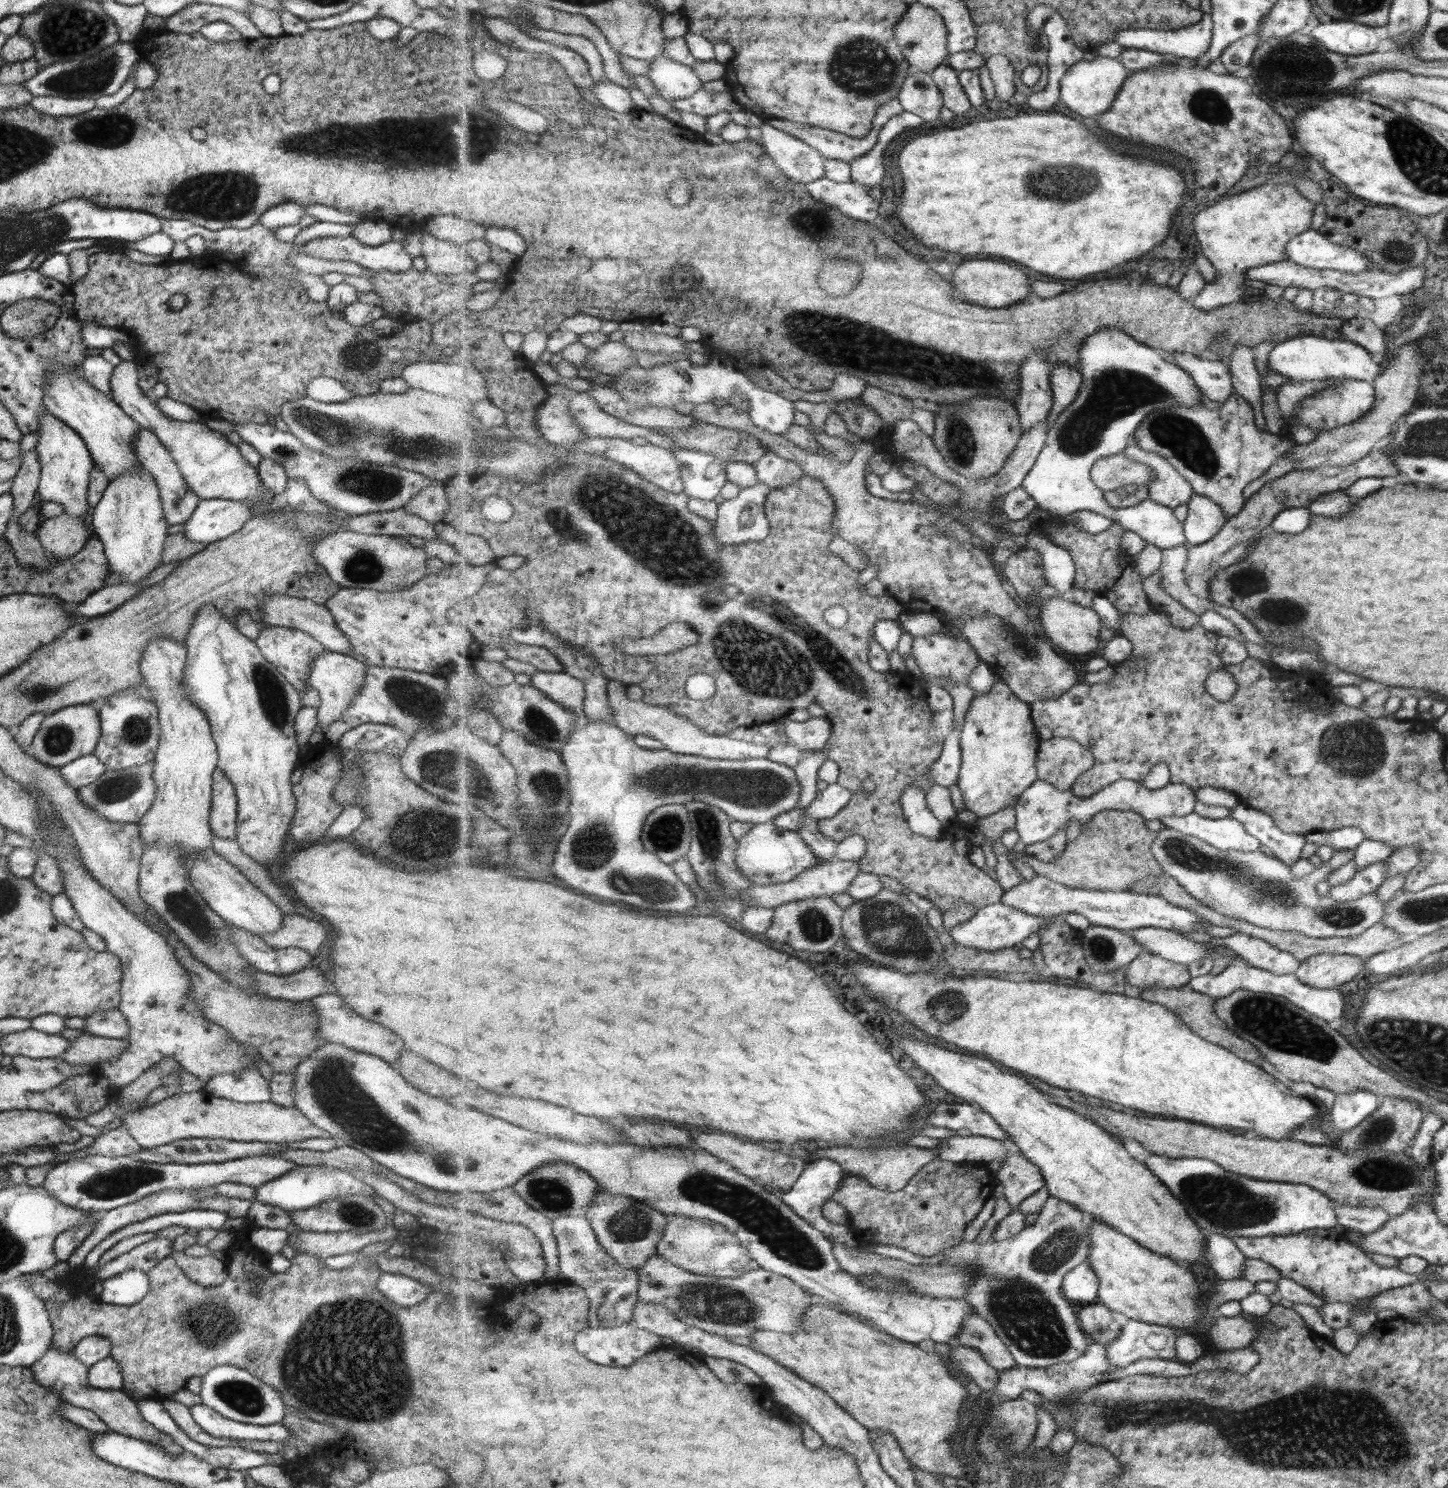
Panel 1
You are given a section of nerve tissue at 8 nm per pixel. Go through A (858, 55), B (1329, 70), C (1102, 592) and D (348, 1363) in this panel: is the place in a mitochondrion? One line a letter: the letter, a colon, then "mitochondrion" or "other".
A: mitochondrion
B: mitochondrion
C: other
D: mitochondrion

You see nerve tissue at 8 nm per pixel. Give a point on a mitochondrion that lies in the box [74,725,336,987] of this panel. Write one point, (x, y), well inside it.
(183, 908)

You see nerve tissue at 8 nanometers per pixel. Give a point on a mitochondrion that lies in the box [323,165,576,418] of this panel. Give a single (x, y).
(359, 356)

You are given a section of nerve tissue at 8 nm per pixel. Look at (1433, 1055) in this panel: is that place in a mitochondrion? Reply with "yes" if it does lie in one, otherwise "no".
yes

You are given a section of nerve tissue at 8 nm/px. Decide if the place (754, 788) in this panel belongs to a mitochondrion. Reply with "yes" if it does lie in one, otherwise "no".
yes

